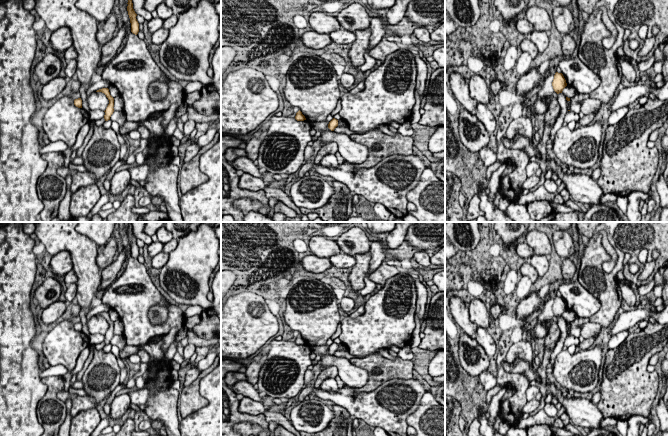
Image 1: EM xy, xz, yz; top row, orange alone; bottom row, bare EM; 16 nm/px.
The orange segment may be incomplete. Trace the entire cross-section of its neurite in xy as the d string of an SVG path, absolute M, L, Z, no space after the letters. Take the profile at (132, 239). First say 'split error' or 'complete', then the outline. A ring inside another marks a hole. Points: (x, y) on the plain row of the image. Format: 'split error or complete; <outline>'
complete; M129 222L127 228L128 228L127 235L128 235L128 239L129 239L130 247L131 247L131 256L137 259L139 256L139 247L136 243L137 238L135 237L133 233L132 222Z

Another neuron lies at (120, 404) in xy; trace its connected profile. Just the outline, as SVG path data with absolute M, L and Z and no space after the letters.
M121 394L116 396L110 405L110 417L111 420L117 420L121 418L126 411L131 408L131 397L129 394Z

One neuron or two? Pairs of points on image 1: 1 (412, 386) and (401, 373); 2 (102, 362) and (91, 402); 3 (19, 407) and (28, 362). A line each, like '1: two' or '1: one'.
1: two
2: one
3: one

